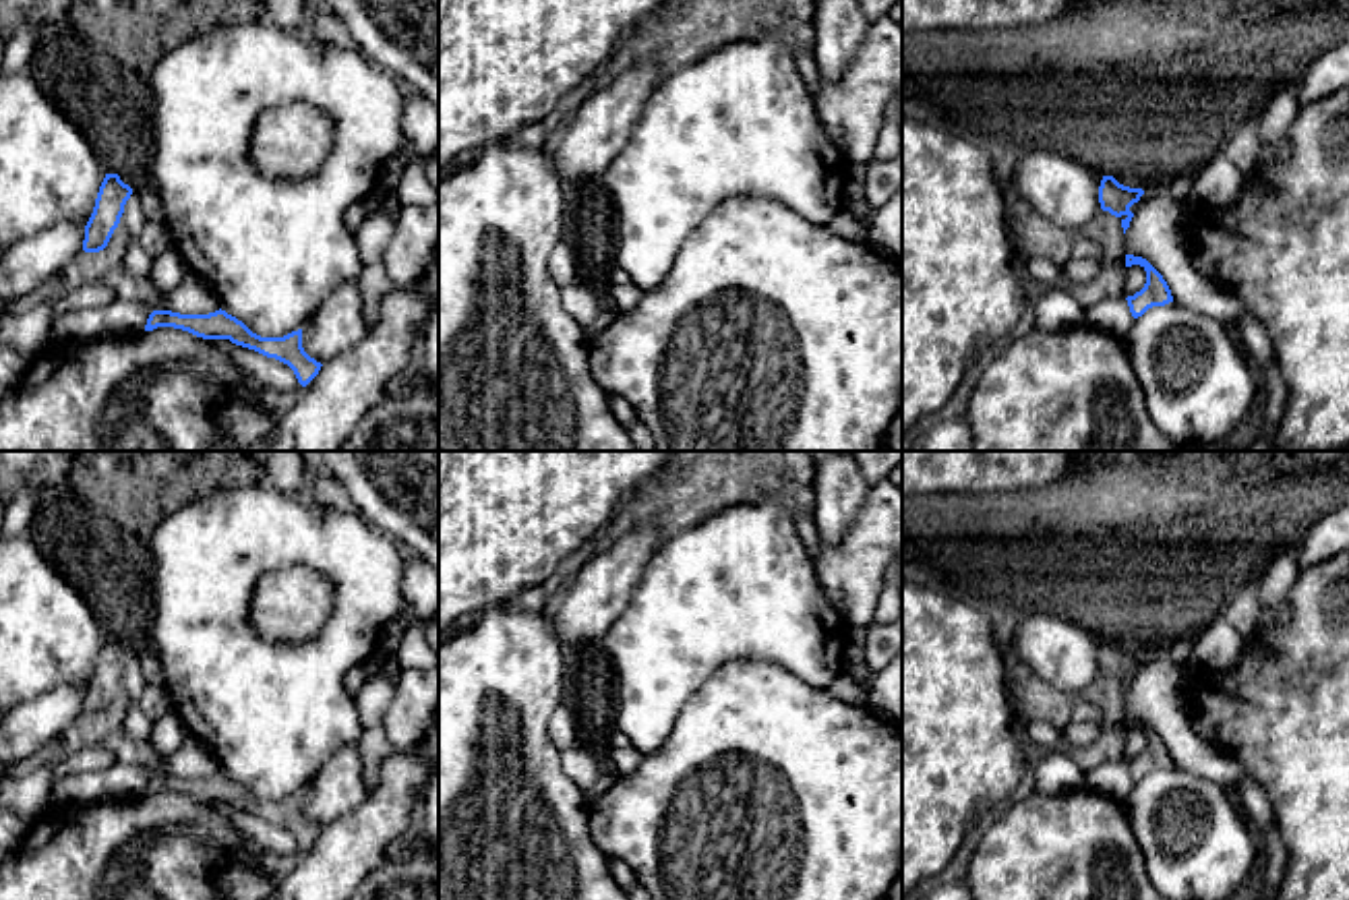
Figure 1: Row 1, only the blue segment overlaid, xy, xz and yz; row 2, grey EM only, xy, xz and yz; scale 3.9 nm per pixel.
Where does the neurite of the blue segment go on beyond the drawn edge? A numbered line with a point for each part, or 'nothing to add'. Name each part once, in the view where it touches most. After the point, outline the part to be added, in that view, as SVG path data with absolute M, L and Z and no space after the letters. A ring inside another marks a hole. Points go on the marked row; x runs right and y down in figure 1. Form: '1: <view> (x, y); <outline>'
nothing to add

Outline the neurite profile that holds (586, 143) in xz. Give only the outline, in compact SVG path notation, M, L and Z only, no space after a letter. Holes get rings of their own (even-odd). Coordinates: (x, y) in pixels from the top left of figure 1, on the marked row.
M641 60L617 79L602 83L567 118L552 141L552 166L571 190L598 176L625 147L643 106L658 85L658 64Z

